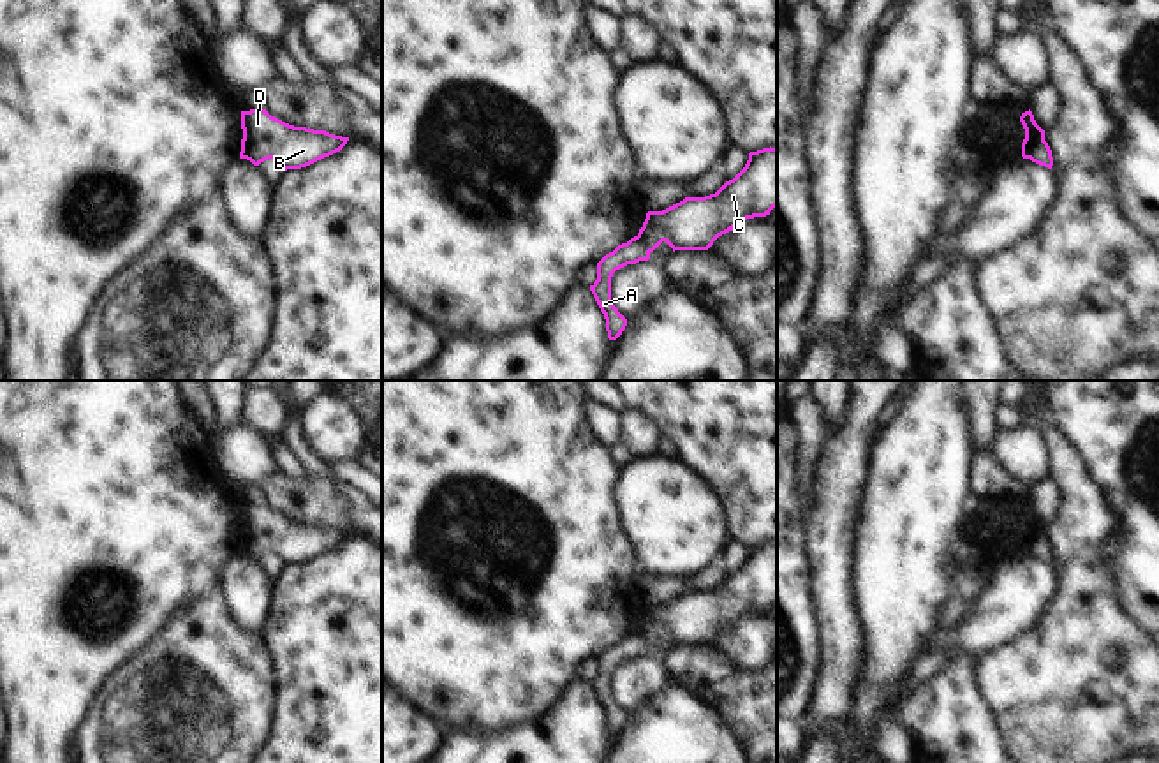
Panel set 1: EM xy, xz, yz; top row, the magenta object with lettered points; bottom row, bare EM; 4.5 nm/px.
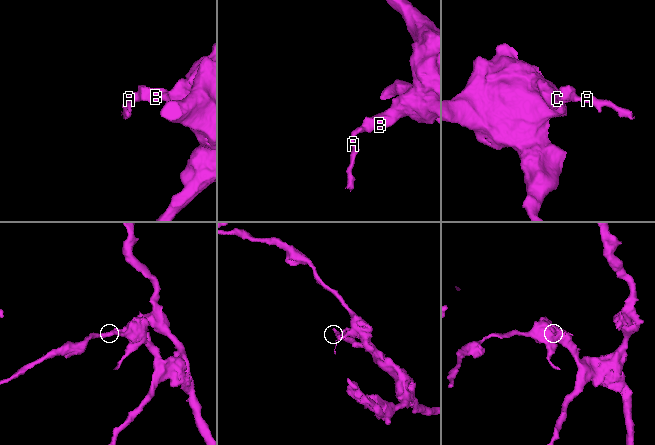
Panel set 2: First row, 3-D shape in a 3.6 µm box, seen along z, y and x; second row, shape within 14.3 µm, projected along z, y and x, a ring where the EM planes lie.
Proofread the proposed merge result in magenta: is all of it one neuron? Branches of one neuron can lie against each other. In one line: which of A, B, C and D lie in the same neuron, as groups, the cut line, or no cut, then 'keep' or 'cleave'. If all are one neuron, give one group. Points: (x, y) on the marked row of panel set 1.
A / B C D; cut in yz along (1043, 138), (1027, 157); cleave

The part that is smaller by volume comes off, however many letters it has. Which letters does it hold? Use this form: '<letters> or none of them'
A

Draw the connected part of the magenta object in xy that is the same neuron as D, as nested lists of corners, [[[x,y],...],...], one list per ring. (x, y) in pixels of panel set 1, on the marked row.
[[[266,109],[241,111],[241,155],[254,166],[273,159],[285,171],[306,167],[340,152],[349,137],[289,125]]]

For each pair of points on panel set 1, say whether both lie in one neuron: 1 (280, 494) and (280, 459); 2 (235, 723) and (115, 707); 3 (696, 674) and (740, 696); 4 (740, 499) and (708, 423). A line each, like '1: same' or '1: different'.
1: different
2: same
3: same
4: same

